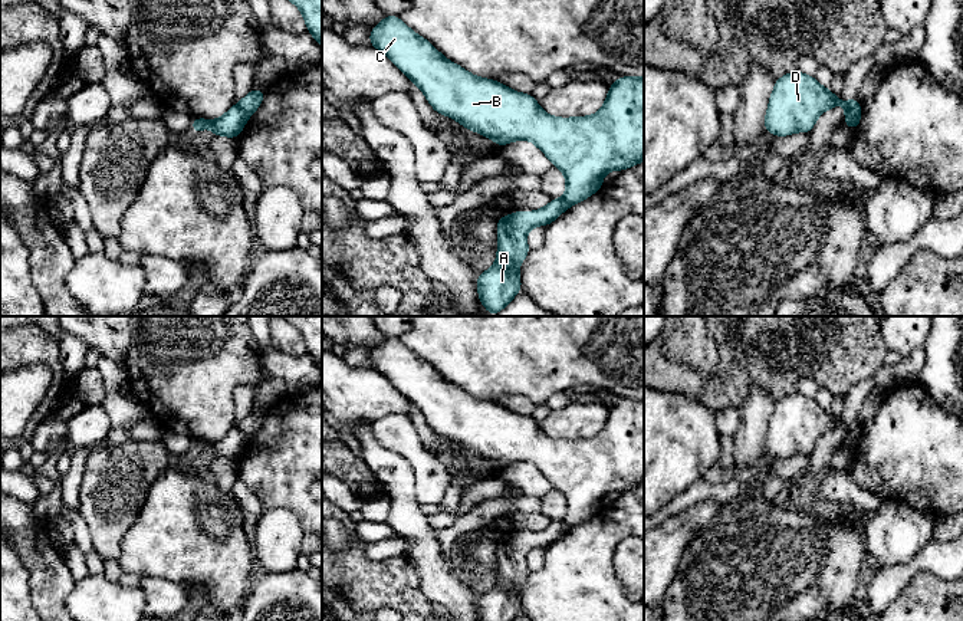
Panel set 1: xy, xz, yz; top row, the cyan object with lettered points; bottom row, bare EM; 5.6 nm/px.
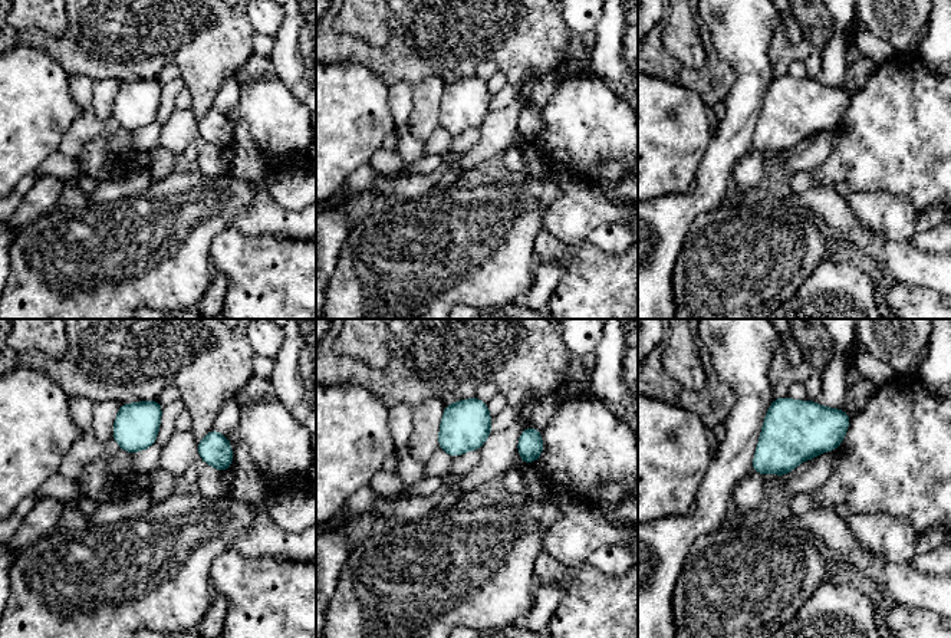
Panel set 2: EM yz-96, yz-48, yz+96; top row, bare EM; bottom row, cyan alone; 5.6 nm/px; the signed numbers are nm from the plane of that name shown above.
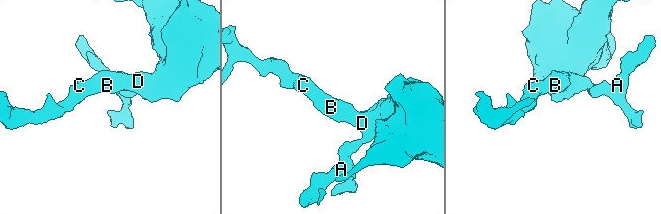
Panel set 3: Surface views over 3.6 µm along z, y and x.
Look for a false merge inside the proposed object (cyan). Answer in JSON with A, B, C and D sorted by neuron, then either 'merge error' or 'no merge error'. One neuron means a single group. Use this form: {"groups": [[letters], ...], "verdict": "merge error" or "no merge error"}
{"groups": [["A"], ["B", "C", "D"]], "verdict": "merge error"}

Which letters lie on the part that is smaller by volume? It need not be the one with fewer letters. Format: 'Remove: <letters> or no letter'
Remove: A

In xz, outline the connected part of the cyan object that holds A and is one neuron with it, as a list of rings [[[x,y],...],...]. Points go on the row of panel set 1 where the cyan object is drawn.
[[[562,198],[530,213],[515,211],[497,218],[496,263],[477,276],[479,300],[494,316],[522,290],[519,266],[529,253],[526,234],[536,226],[548,226],[566,210]]]

